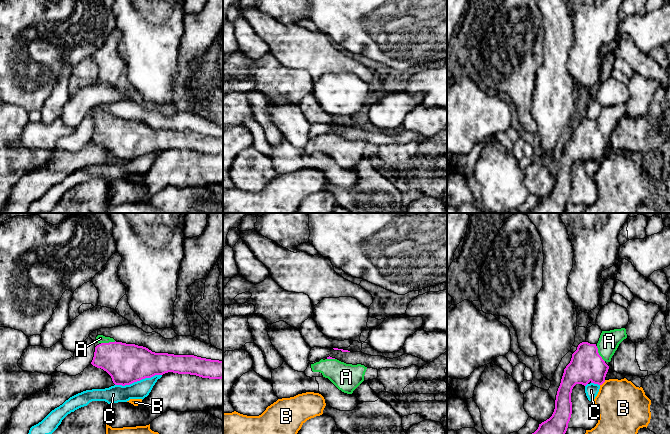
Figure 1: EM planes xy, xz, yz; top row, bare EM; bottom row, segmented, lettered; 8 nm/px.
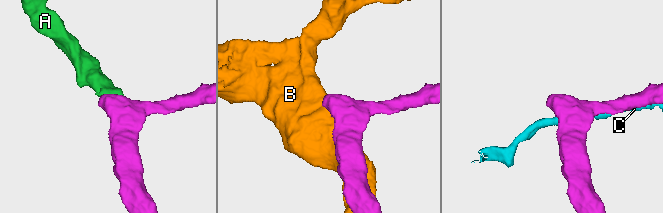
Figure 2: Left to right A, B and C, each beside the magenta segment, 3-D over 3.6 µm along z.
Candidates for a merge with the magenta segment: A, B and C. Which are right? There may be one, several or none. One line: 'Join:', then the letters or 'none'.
Join: A

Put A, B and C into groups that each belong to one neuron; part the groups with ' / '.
A / B / C

